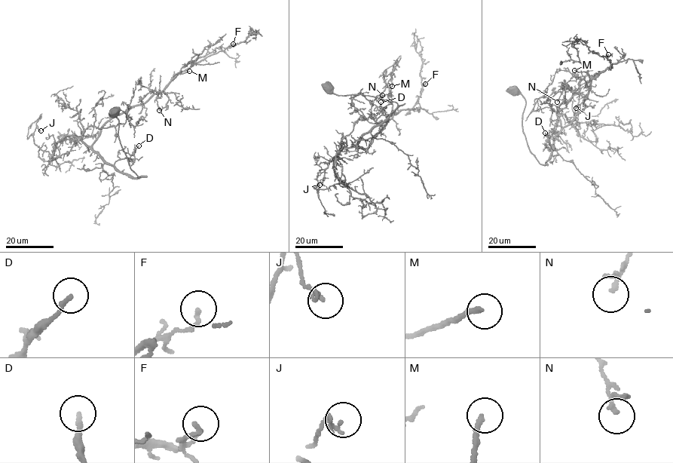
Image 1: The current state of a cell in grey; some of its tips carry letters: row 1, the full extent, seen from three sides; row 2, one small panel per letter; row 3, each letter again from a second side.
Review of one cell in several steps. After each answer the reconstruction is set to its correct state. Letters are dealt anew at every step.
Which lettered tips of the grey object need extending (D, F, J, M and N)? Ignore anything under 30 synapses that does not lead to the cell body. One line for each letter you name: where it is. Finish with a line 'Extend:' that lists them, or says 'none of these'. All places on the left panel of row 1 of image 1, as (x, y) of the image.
D: Place: (139, 145)
M: Place: (189, 71)
Extend: D, M

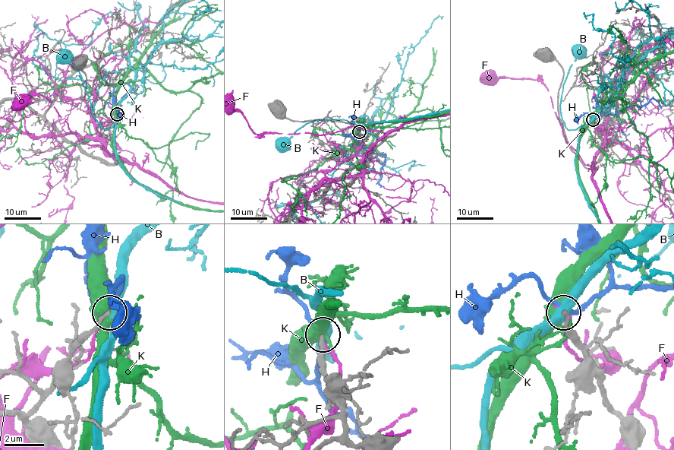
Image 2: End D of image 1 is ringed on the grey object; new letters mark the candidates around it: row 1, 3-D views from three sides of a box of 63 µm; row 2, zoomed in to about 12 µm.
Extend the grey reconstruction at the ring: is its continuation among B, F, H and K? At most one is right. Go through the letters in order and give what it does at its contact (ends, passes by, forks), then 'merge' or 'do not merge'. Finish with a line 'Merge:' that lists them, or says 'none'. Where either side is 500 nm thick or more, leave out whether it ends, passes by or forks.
B: it passes by; do not merge
F: it passes by; do not merge
H: it passes by; do not merge
K: it forks; do not merge
Merge: none

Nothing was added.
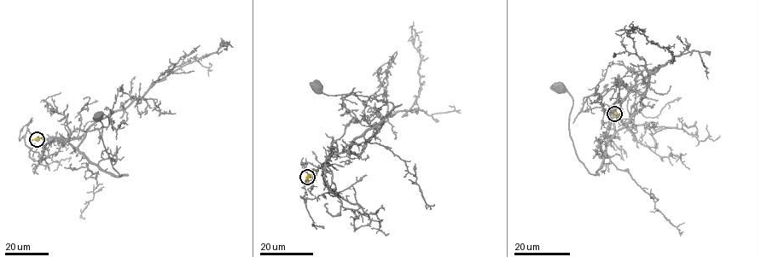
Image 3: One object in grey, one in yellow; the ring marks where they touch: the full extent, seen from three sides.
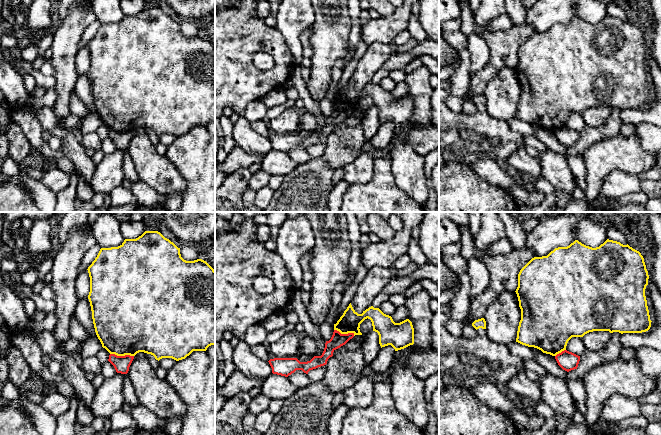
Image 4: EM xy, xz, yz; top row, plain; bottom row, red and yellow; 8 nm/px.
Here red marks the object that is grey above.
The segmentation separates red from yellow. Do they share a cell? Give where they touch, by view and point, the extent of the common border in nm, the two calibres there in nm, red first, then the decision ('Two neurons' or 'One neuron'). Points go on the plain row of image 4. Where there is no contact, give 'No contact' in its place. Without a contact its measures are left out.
Touches red at xy (122, 132). Shared border 190 nm. Thickness 130 nm (red) against 480 nm. Two neurons

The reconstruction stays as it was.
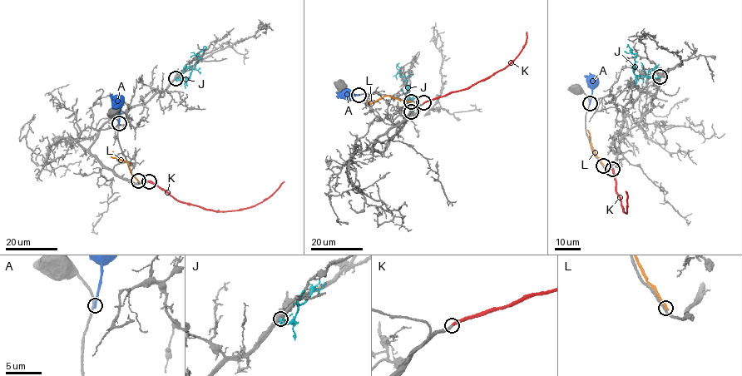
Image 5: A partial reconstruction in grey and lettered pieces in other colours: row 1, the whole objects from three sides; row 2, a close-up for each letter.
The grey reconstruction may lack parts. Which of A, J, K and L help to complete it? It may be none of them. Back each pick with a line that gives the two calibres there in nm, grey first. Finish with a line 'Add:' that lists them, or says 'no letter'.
K: 360 nm thick on the grey side, 440 nm on the other
Add: K

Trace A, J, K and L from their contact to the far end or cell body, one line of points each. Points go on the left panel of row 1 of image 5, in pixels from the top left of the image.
A: (119, 123), (120, 108), (110, 95)
J: (175, 78), (185, 80), (199, 59), (196, 56), (204, 46), (206, 47)
K: (148, 181), (183, 202), (220, 210), (249, 208), (274, 192), (284, 181)
L: (138, 180), (126, 162), (111, 155), (114, 151)

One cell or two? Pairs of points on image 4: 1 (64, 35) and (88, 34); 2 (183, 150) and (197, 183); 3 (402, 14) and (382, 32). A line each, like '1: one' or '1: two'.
1: two
2: one
3: one

